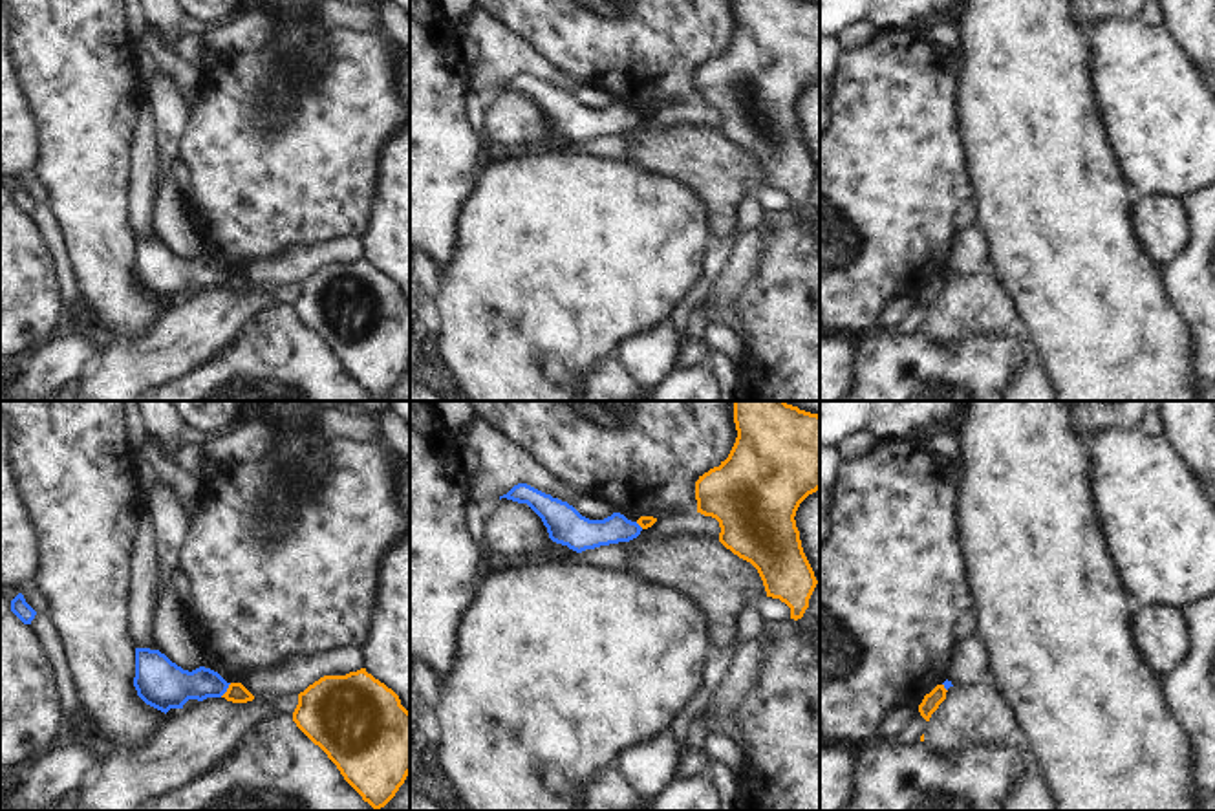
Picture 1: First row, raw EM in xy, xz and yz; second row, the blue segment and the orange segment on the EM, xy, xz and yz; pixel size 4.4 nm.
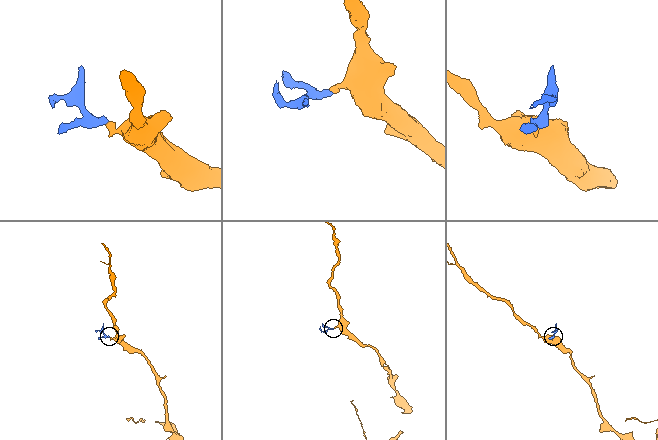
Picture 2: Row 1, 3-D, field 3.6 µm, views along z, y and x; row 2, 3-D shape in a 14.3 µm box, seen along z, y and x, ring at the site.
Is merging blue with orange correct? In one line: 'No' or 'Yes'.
No.

